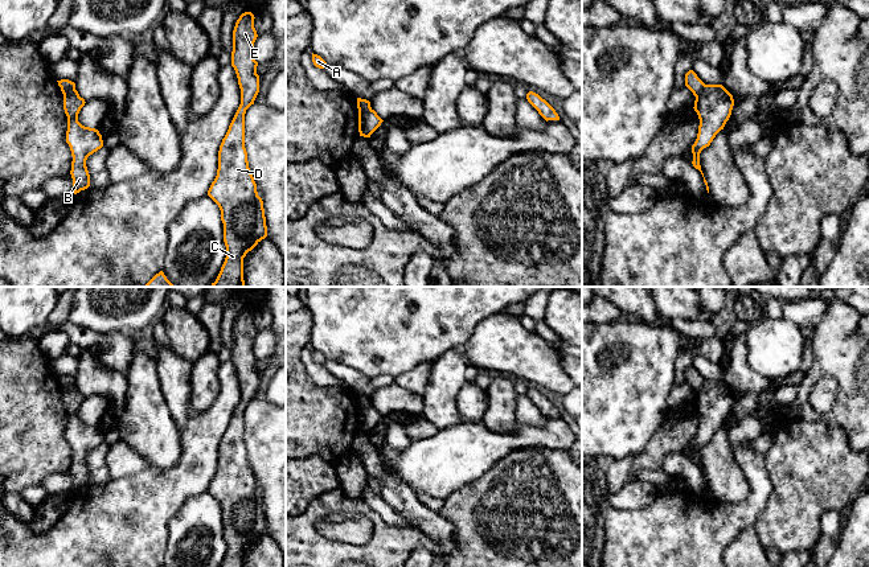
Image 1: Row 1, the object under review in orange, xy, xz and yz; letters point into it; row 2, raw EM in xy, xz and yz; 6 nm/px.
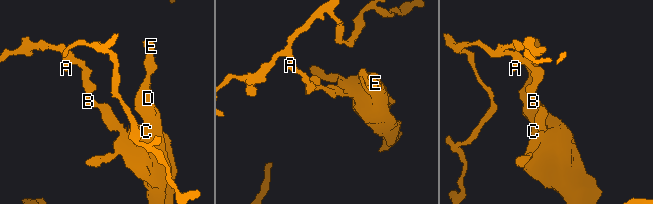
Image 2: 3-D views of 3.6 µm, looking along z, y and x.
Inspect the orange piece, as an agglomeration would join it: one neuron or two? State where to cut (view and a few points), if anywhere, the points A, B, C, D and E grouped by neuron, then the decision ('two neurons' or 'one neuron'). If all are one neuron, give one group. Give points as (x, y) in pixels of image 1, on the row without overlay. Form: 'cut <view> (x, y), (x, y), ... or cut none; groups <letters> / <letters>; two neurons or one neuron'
cut yz (705, 381), (696, 393); groups A / B C D E; two neurons

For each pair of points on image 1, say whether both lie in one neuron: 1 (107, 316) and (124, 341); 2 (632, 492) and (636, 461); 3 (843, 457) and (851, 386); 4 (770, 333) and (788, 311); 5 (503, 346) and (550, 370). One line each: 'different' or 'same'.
1: different
2: different
3: different
4: different
5: same

